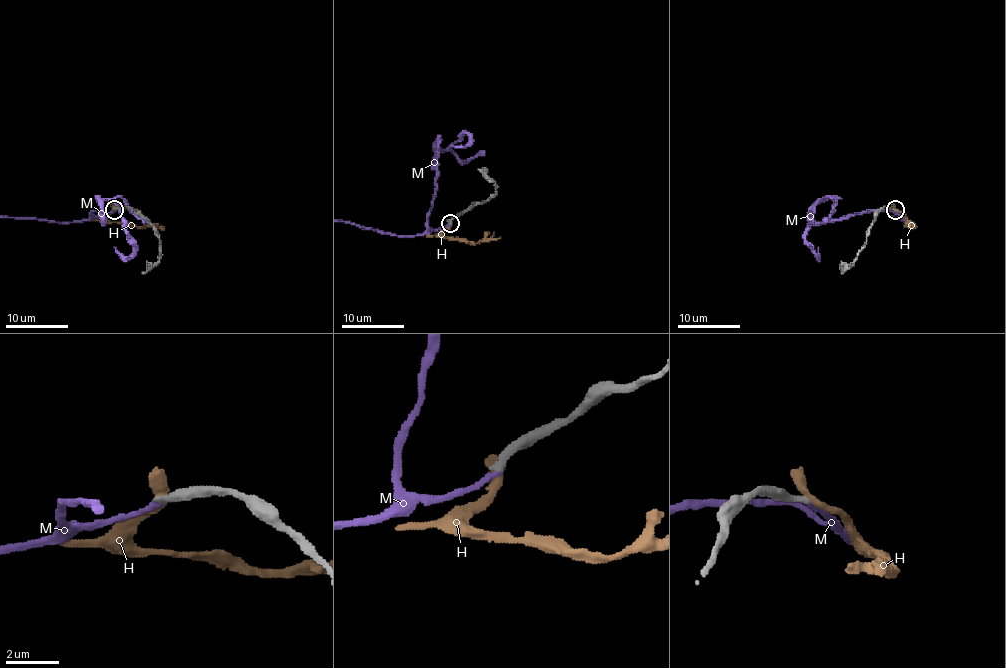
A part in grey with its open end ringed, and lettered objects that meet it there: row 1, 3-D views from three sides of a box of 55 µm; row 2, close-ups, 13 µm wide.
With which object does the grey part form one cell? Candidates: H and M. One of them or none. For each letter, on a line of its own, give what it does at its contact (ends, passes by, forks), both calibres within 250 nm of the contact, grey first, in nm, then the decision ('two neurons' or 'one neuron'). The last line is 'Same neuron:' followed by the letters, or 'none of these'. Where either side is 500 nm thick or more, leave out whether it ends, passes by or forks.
H: it passes by; 300 nm thick on the grey side, 320 nm on the other; two neurons
M: it ends there; 300 nm thick on the grey side, 190 nm on the other; one neuron
Same neuron: M

